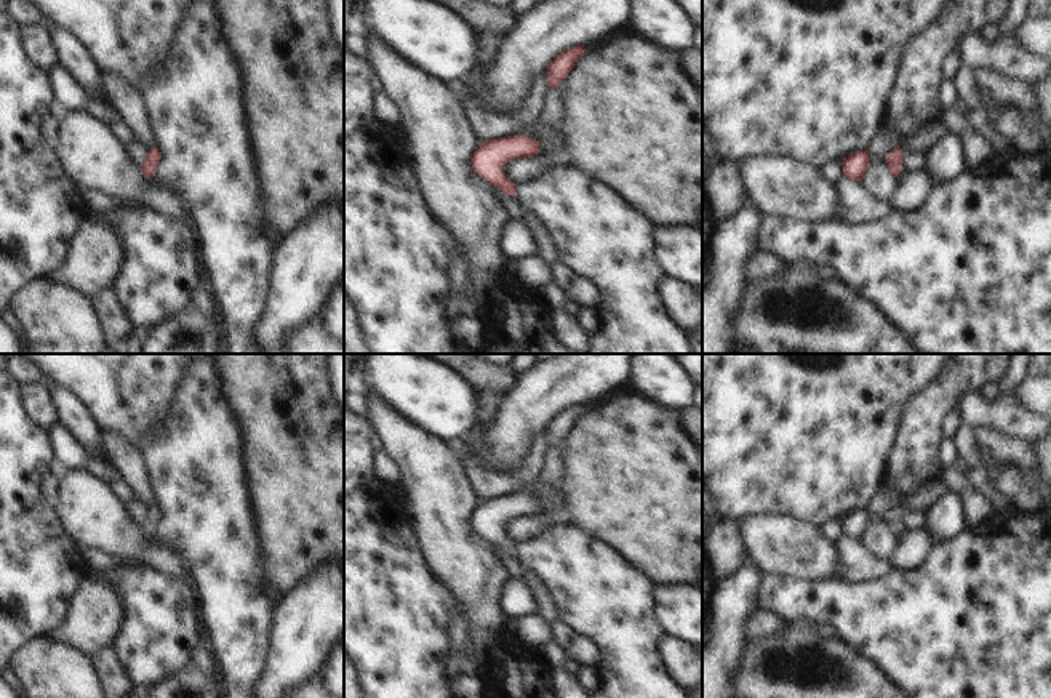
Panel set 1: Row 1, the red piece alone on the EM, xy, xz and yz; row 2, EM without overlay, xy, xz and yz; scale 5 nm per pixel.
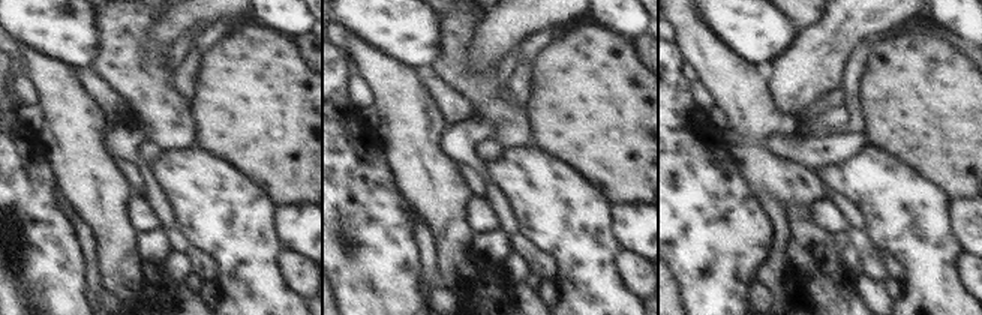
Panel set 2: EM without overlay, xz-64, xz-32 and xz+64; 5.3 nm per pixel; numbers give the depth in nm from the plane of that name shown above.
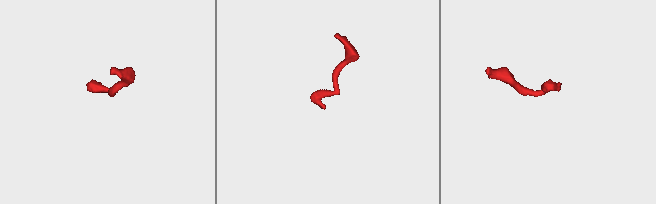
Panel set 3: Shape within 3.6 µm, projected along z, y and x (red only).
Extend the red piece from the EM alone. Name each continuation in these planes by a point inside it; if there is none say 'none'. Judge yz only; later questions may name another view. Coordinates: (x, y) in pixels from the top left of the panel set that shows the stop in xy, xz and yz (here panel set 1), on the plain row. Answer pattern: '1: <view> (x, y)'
none

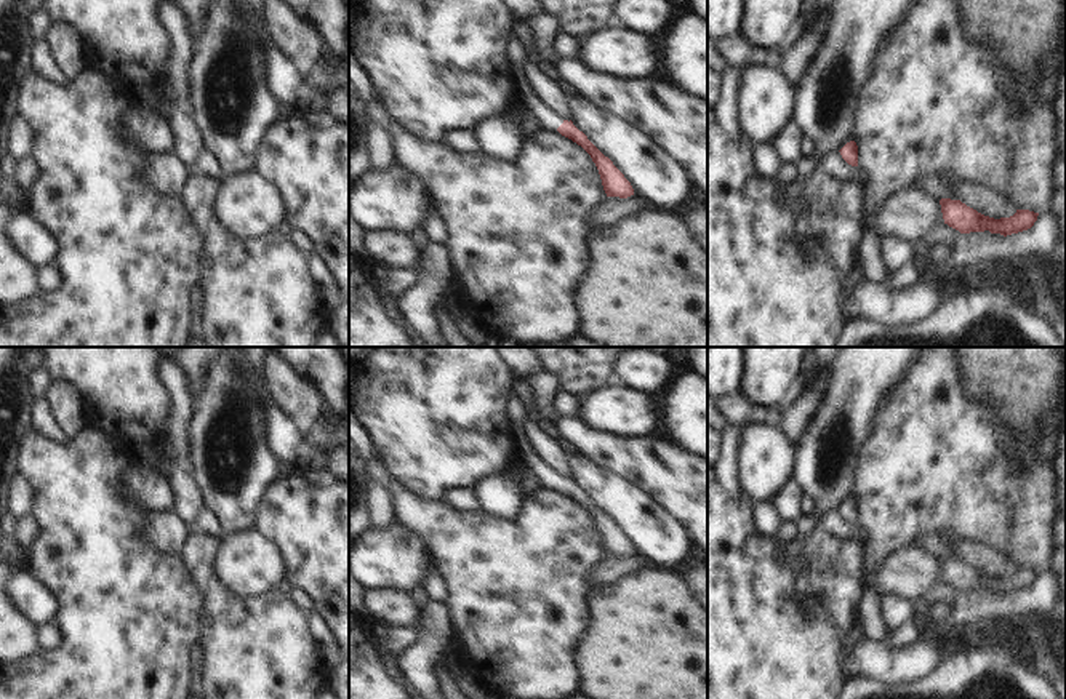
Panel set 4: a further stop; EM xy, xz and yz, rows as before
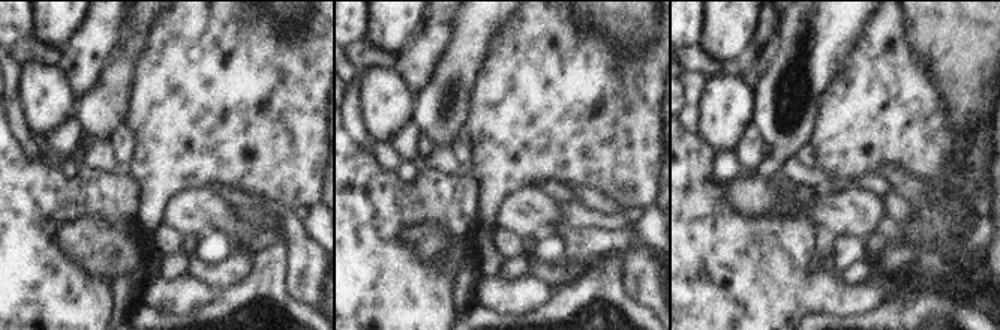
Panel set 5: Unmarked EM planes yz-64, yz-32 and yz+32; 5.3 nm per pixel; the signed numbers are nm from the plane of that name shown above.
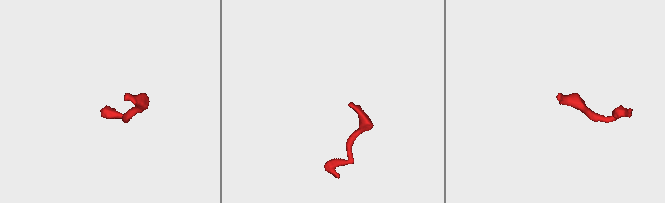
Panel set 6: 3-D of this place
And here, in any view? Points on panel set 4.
1: xz (546, 477)

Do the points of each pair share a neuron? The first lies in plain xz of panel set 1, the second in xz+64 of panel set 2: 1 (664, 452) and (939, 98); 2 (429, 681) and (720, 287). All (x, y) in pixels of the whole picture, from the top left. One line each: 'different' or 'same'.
1: same
2: same

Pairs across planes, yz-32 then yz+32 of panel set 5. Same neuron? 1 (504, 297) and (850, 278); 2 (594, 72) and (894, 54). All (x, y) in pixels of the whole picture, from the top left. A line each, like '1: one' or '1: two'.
1: two
2: one

